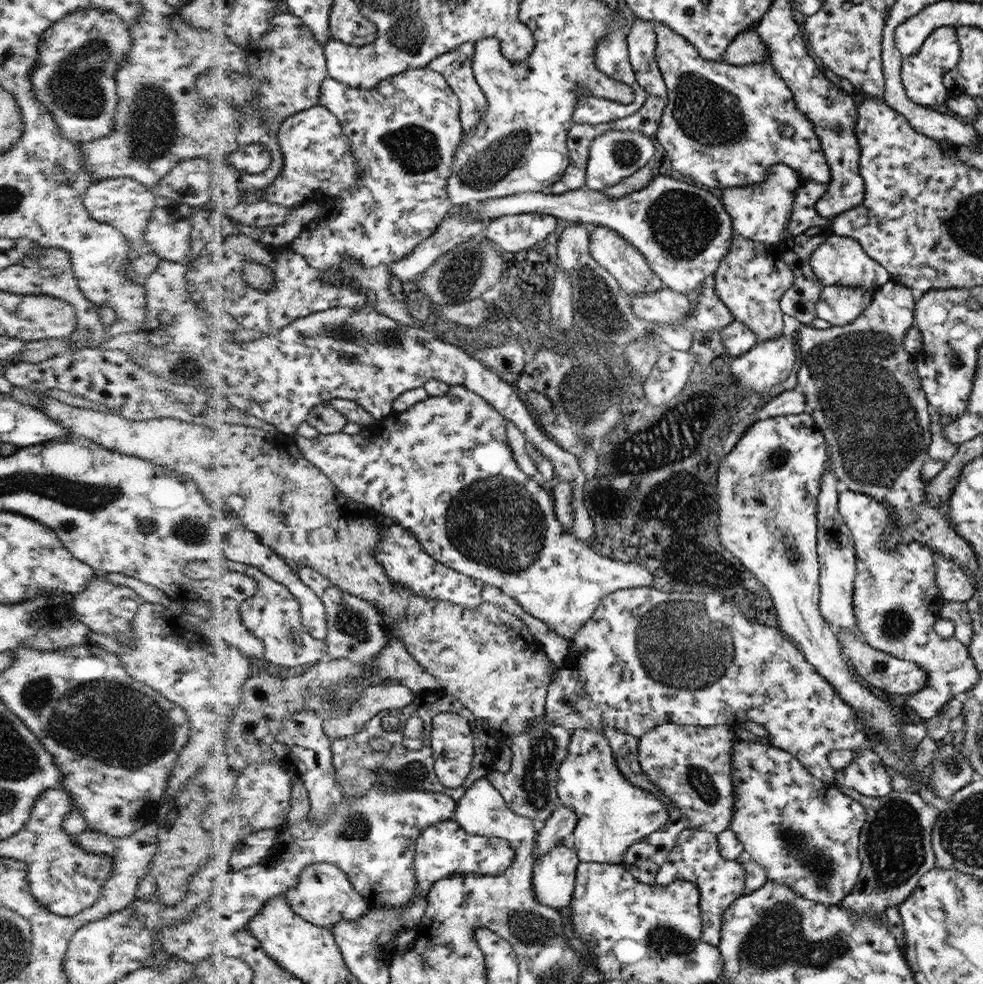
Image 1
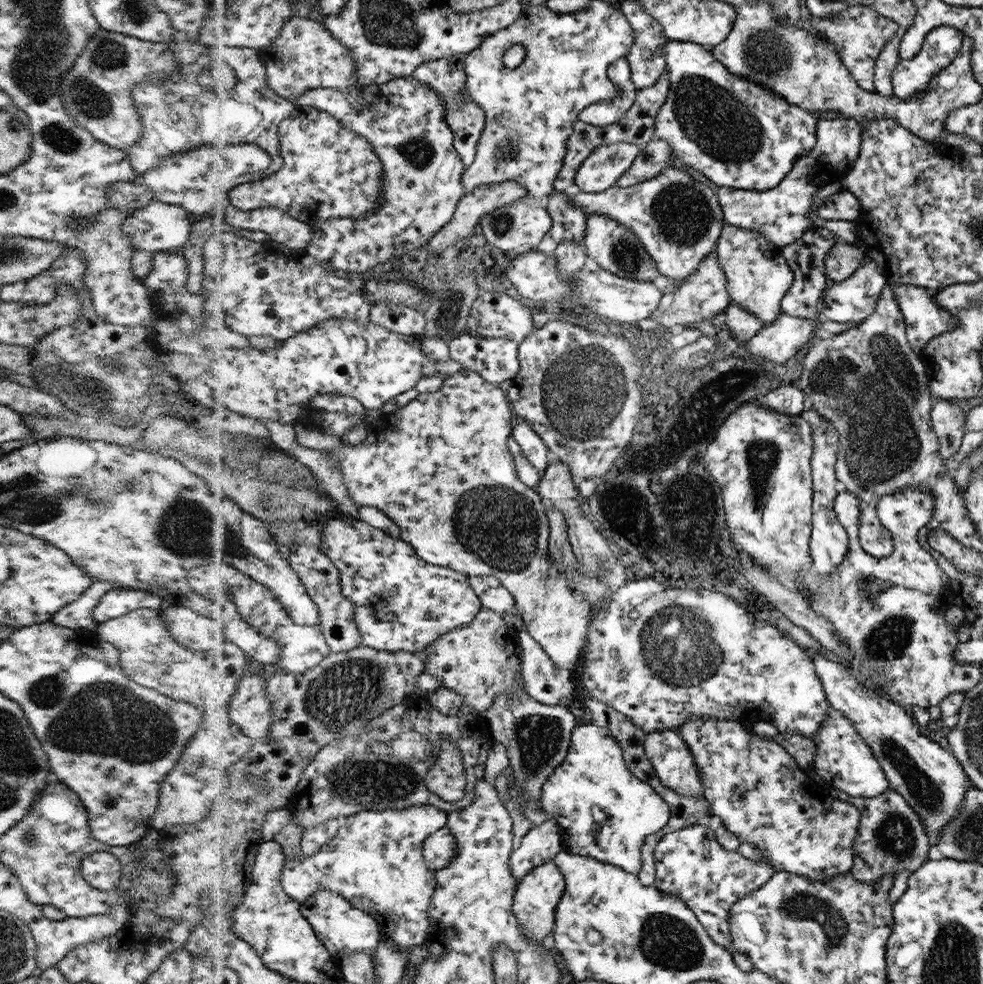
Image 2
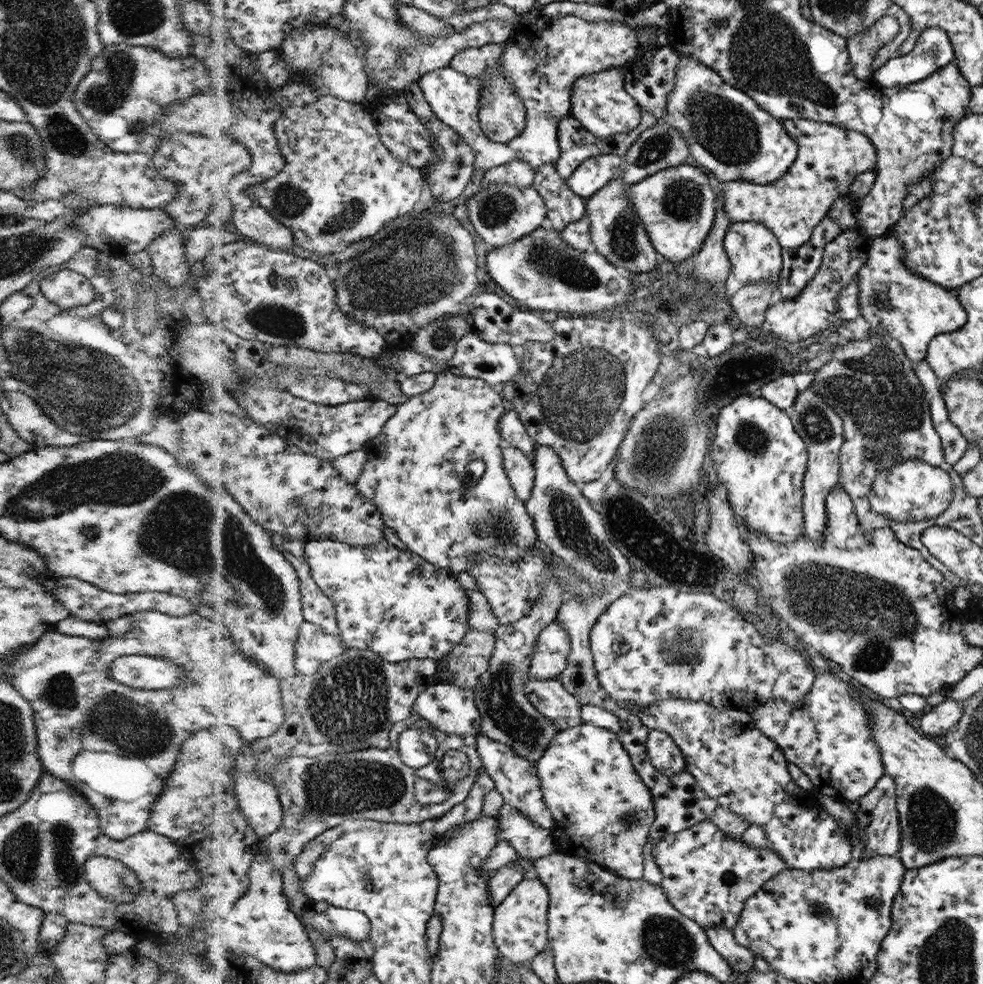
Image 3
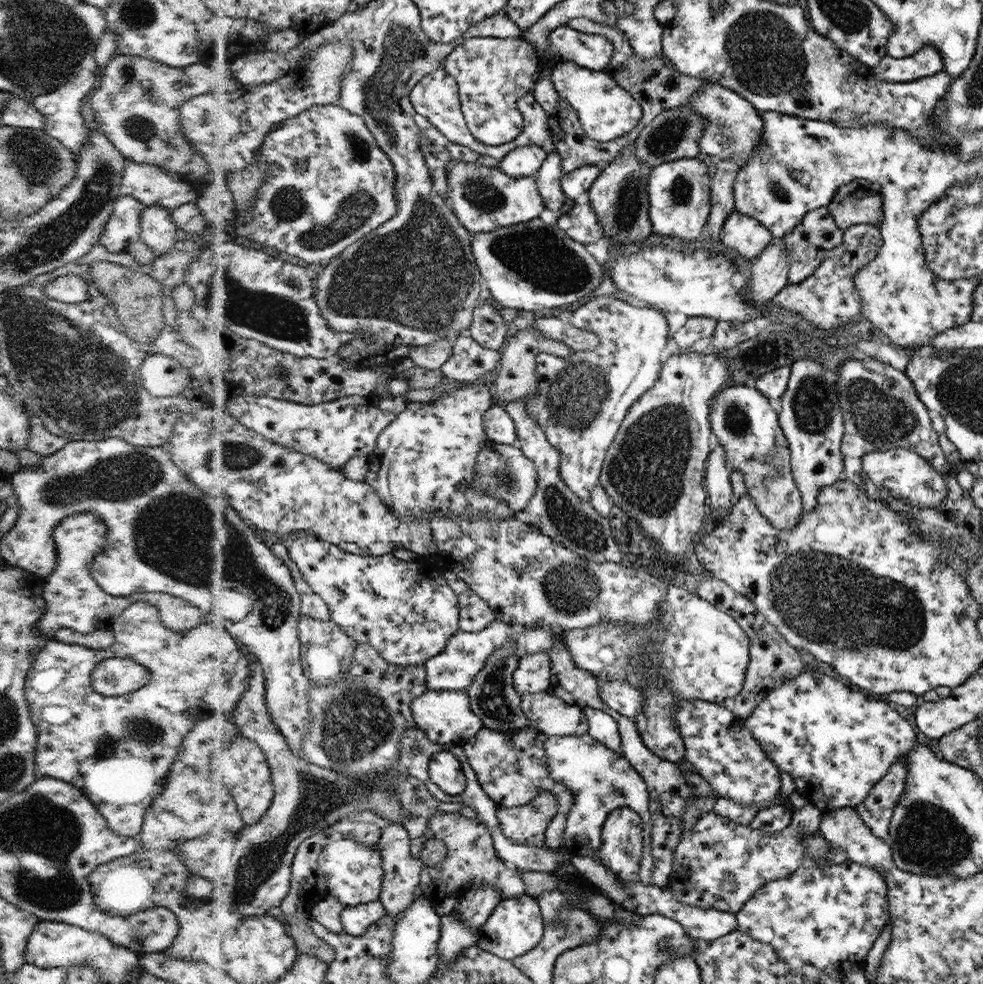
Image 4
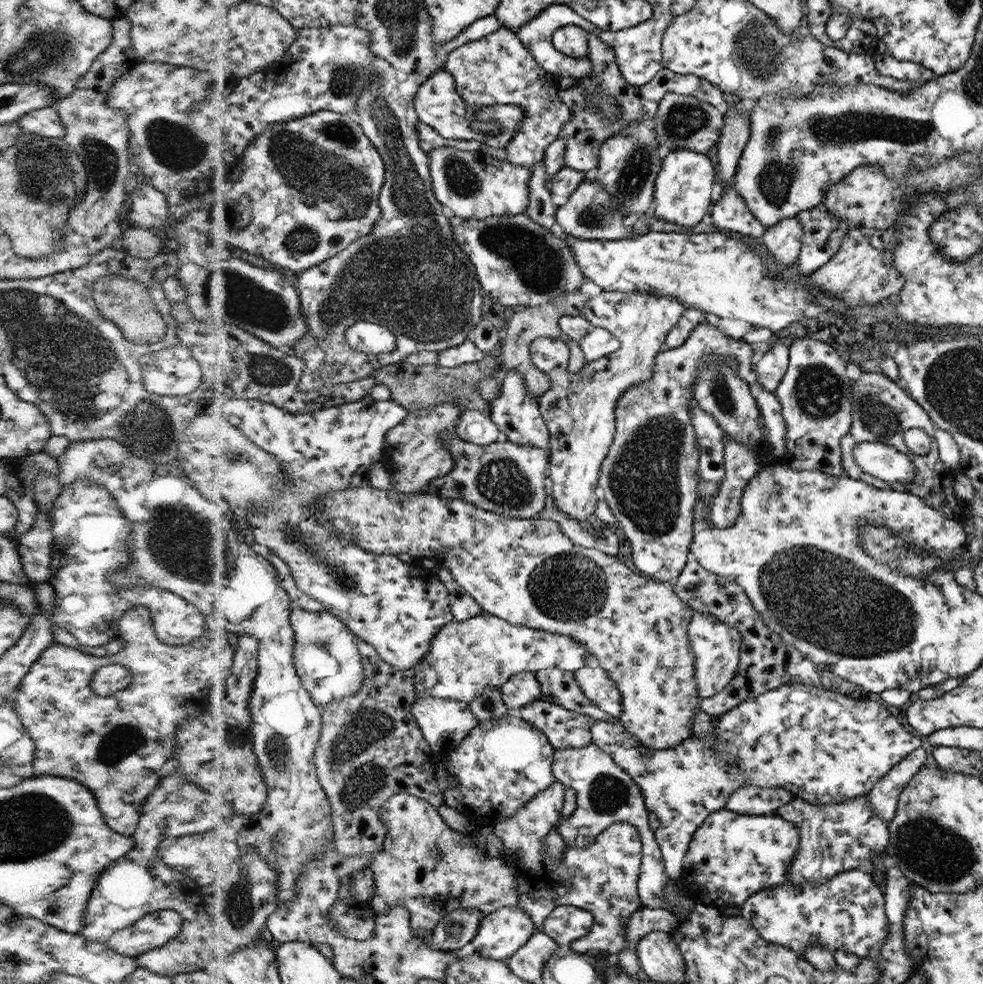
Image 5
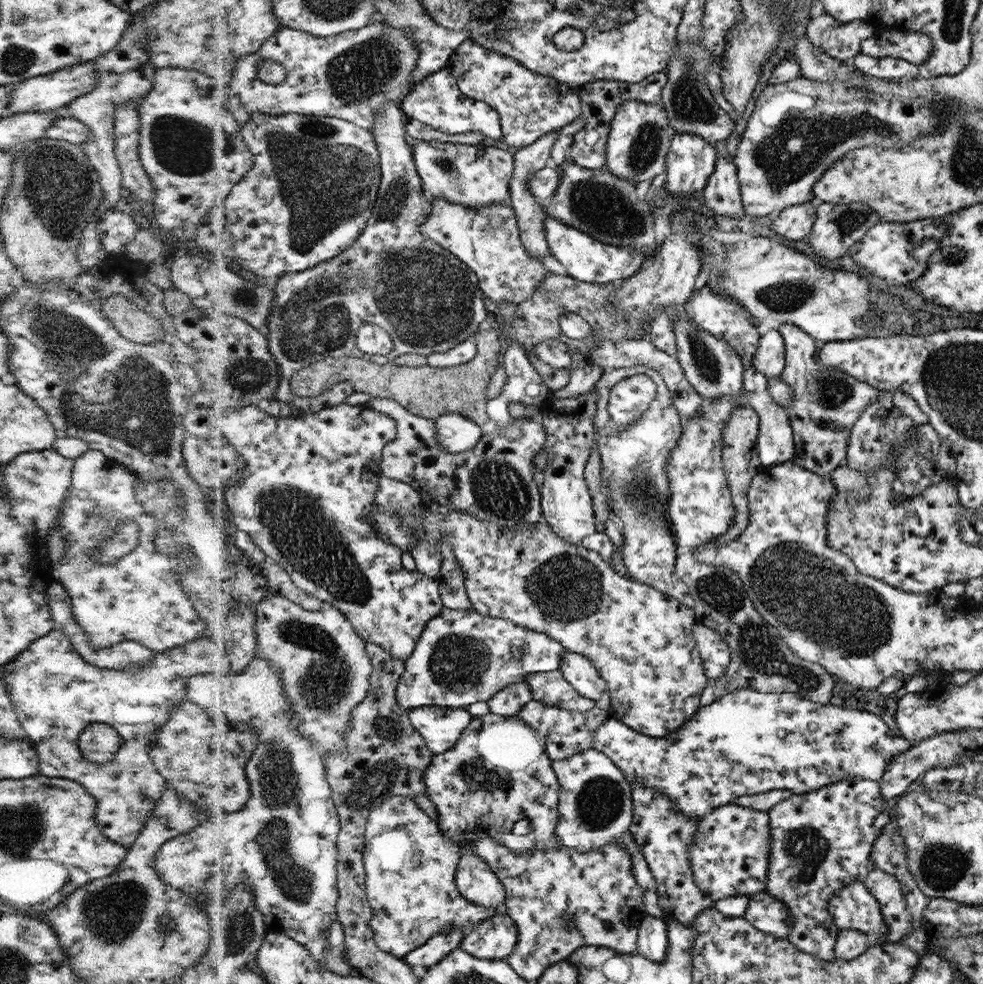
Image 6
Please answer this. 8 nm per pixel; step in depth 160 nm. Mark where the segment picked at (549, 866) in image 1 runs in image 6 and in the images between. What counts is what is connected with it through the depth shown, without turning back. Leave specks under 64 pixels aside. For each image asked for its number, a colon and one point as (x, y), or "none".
2: (537, 893)
3: (520, 920)
4: (514, 927)
5: (499, 935)
6: (493, 939)

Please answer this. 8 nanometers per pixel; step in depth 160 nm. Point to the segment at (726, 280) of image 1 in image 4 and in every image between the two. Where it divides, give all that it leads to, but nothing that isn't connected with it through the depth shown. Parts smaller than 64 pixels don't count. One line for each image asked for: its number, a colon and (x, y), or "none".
2: (757, 276)
3: (754, 253)
4: (744, 234)

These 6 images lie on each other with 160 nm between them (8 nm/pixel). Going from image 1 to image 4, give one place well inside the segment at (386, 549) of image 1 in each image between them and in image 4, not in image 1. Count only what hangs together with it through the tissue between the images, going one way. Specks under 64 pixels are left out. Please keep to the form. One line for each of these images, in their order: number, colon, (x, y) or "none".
2: (402, 603)
3: (393, 602)
4: (408, 614)

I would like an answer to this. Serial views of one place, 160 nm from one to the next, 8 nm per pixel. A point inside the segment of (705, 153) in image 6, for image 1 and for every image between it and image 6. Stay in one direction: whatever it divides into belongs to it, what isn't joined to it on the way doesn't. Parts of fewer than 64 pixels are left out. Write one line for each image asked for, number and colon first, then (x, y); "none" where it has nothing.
1: (683, 233)
2: (677, 220)
3: (675, 205)
4: (678, 191)
5: (682, 193)

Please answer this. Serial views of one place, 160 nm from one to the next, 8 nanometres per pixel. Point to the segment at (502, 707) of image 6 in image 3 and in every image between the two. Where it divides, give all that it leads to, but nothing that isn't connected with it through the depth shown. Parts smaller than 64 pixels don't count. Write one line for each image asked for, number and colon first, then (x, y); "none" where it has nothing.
3: (549, 657)
4: (533, 674)
5: (523, 688)

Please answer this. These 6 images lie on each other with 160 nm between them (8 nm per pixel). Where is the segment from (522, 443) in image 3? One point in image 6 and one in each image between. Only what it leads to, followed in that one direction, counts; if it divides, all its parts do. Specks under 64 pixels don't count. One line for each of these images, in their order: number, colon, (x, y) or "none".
4: (500, 428)
5: (474, 427)
6: (456, 434)

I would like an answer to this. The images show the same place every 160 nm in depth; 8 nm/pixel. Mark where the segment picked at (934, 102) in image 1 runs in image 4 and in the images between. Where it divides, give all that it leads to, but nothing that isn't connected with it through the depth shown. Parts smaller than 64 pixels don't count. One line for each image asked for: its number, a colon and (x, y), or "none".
2: (941, 46)
3: (933, 50)
4: (927, 62)

